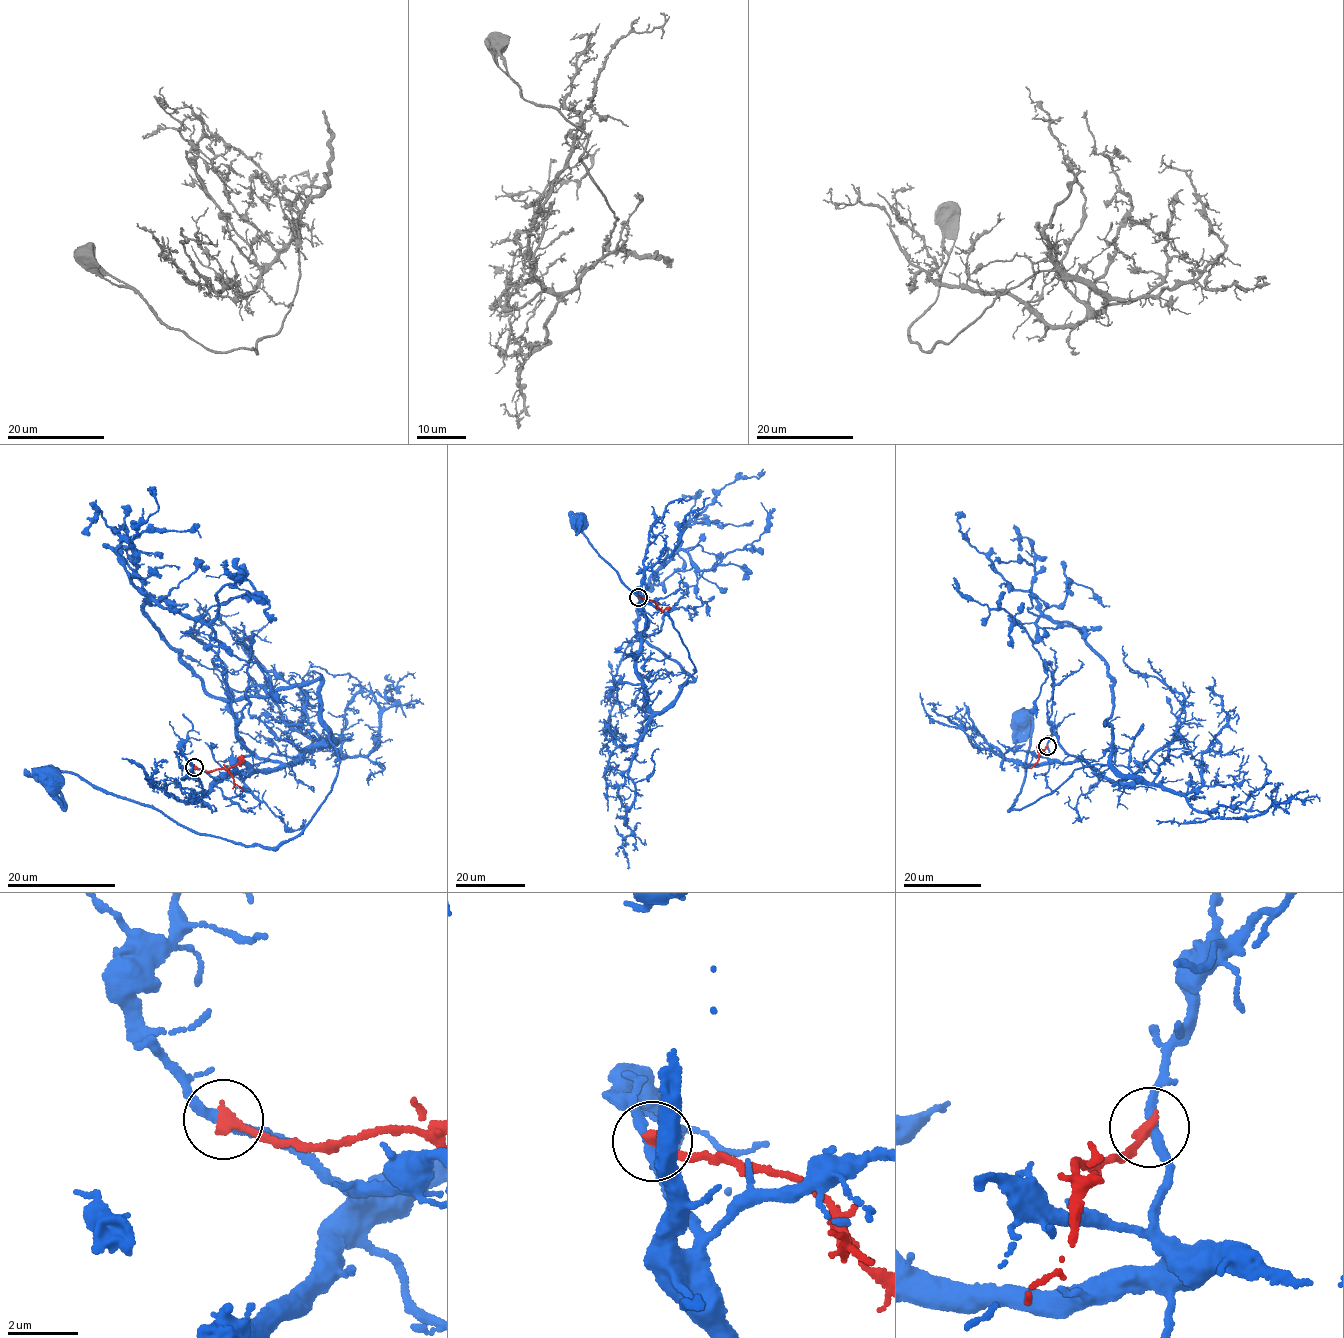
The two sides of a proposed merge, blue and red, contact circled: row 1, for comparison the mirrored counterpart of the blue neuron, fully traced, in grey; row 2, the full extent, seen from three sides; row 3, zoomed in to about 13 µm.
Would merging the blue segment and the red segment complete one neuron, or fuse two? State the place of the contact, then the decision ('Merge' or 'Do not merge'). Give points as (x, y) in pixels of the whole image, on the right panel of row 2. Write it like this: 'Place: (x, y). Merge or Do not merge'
Place: (1047, 746). Do not merge

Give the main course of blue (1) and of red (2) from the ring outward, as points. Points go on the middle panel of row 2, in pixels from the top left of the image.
1: (638, 597), (647, 630), (636, 672), (646, 706), (661, 712), (696, 669), (687, 648), (581, 523)
2: (638, 597), (655, 602), (657, 608), (662, 607)

